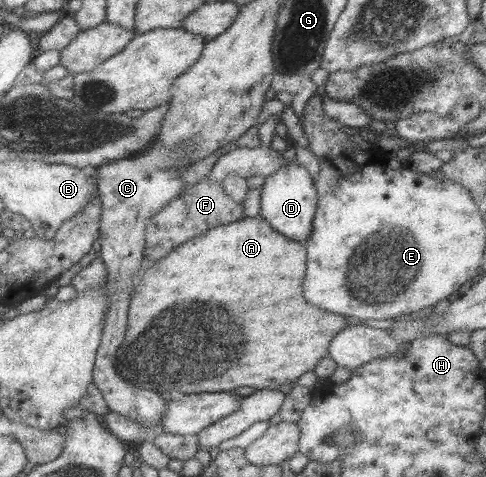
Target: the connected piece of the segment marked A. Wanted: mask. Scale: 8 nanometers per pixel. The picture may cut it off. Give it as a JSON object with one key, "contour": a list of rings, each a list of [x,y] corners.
{"contour":[[[260,215],[252,218],[244,217],[225,225],[216,225],[184,241],[181,245],[177,245],[177,248],[171,250],[165,258],[158,260],[156,265],[149,266],[146,272],[142,274],[140,282],[134,287],[128,305],[127,331],[124,333],[124,341],[118,348],[114,361],[118,372],[123,376],[123,379],[133,382],[136,387],[144,390],[156,388],[161,393],[170,391],[175,395],[225,392],[237,387],[277,390],[279,385],[294,384],[299,375],[313,370],[317,361],[328,355],[328,343],[339,331],[348,326],[345,316],[325,313],[325,311],[309,305],[303,299],[301,283],[303,283],[303,275],[305,275],[305,257],[307,255],[305,255],[305,244],[303,242],[282,236],[281,233],[267,224]]]}

